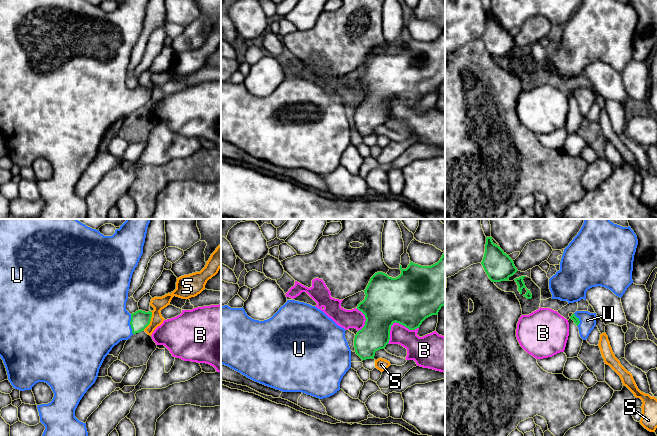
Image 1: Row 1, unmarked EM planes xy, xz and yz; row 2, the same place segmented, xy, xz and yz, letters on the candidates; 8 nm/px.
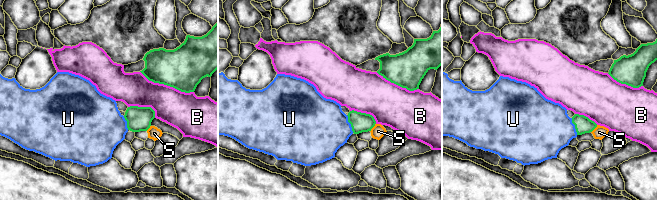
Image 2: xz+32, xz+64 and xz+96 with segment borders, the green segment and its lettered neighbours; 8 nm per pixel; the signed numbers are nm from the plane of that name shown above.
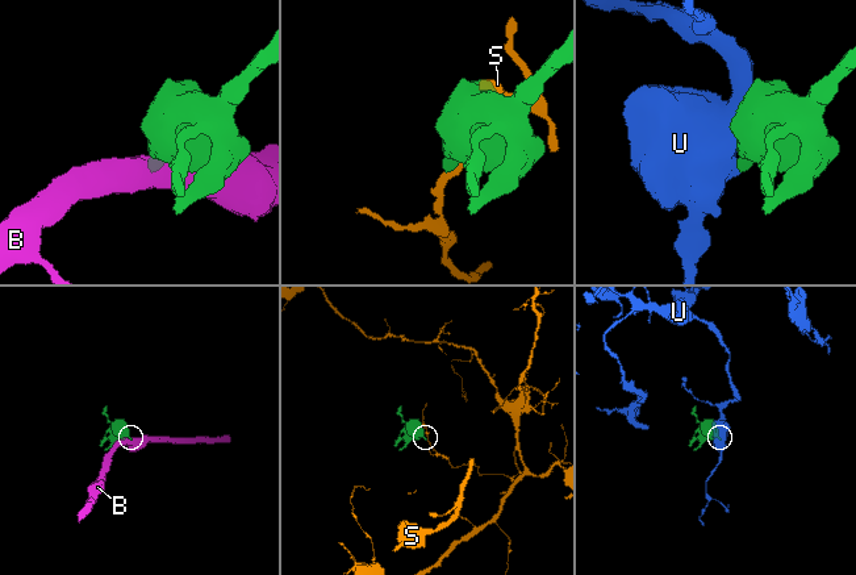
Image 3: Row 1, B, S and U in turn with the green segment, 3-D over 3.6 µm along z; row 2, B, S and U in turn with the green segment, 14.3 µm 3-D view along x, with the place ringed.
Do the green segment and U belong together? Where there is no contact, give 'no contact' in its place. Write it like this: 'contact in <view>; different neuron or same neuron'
contact in xy; same neuron

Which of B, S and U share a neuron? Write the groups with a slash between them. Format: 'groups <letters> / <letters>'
groups B / S / U

